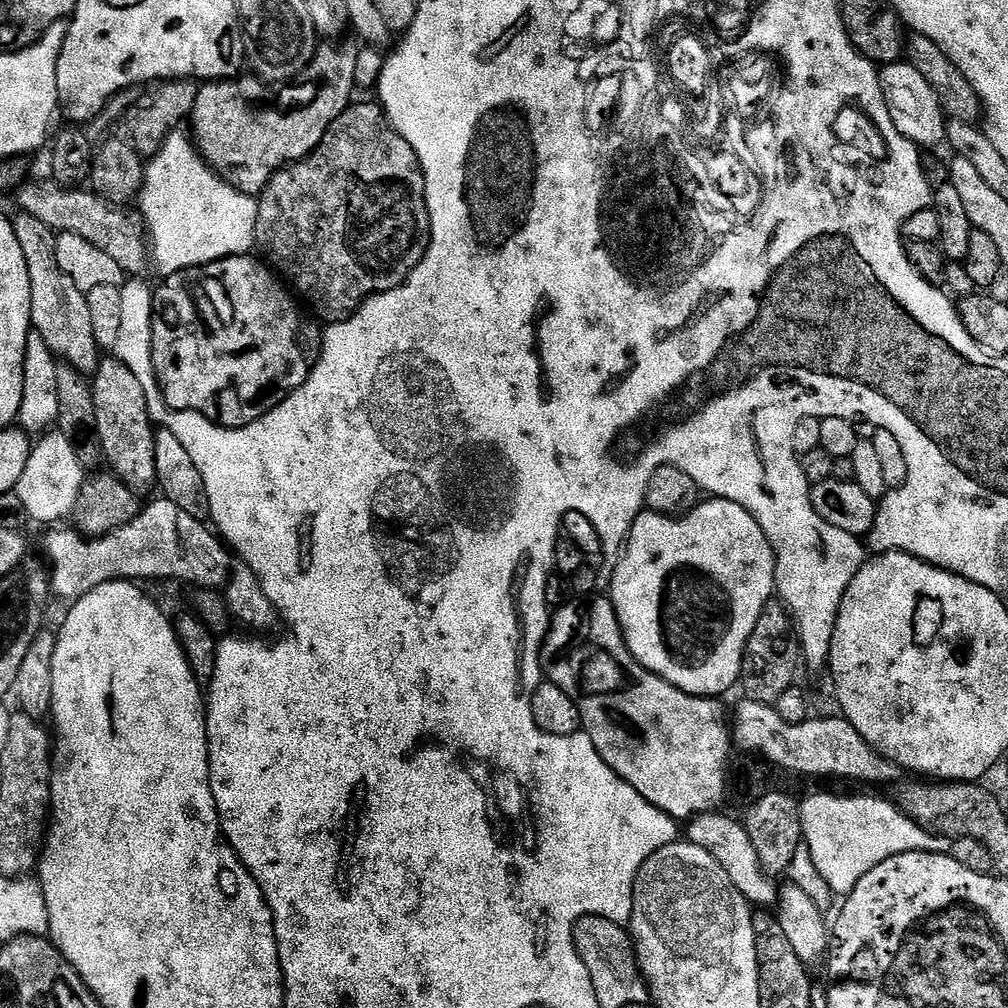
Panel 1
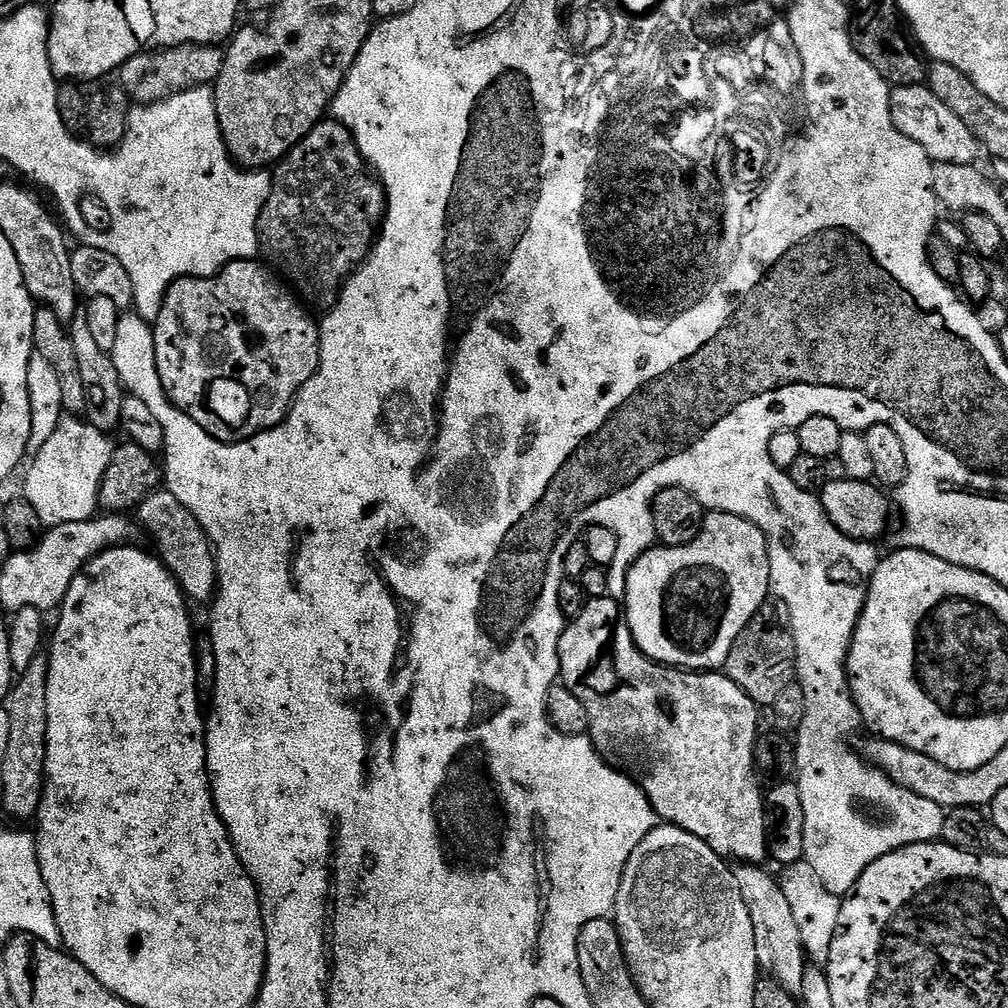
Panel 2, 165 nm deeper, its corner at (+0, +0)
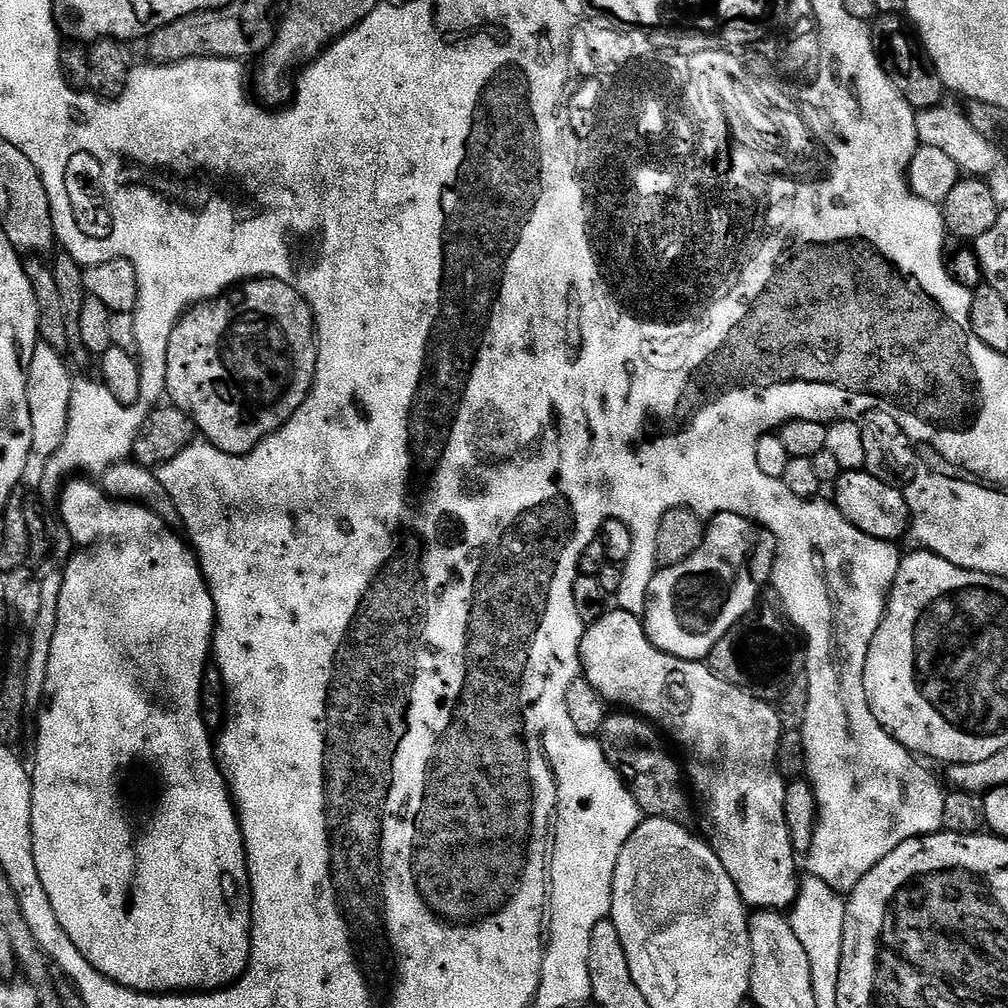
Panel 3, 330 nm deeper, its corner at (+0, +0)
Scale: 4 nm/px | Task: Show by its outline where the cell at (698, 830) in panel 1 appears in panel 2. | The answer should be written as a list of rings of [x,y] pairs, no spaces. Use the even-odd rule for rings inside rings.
[[[737,863],[734,868],[738,890],[742,890],[746,910],[750,910],[750,922],[754,922],[756,962],[765,977],[776,980],[787,992],[800,994],[806,967],[802,934],[798,934],[798,925],[794,922],[786,894],[782,894],[779,879],[771,876],[766,869],[759,864],[742,863]]]

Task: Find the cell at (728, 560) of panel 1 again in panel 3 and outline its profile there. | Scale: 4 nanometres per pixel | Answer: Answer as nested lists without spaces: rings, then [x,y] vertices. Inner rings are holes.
[[[738,512],[715,513],[707,521],[702,546],[698,546],[698,550],[690,554],[686,562],[660,568],[650,583],[648,604],[642,619],[644,631],[653,646],[683,660],[703,661],[714,650],[716,643],[757,607],[756,599],[759,598],[760,591],[772,579],[777,547],[774,534],[770,534],[761,524],[753,524]]]

